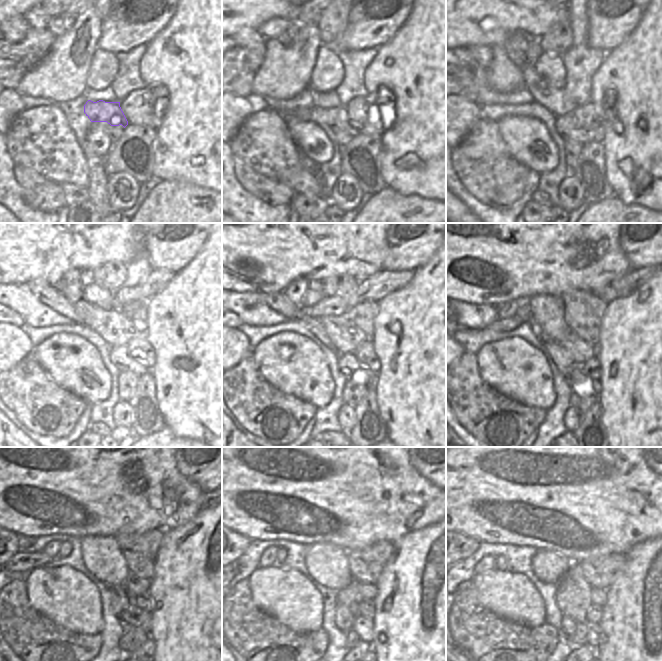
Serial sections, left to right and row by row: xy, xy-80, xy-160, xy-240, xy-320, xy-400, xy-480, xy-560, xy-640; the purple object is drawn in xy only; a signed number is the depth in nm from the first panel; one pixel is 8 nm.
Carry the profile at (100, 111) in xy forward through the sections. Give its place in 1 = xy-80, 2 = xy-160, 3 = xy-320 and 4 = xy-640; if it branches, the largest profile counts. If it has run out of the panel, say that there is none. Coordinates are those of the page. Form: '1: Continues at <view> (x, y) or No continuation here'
1: Continues at xy-80 (337, 119)
2: Continues at xy-160 (566, 128)
3: Continues at xy-320 (348, 365)
4: Continues at xy-640 (594, 632)

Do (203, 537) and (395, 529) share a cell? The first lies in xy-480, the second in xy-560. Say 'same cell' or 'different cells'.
different cells

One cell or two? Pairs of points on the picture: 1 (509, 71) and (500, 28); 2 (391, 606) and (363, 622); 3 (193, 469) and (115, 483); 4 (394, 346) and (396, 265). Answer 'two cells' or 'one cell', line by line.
1: two cells
2: two cells
3: two cells
4: two cells

